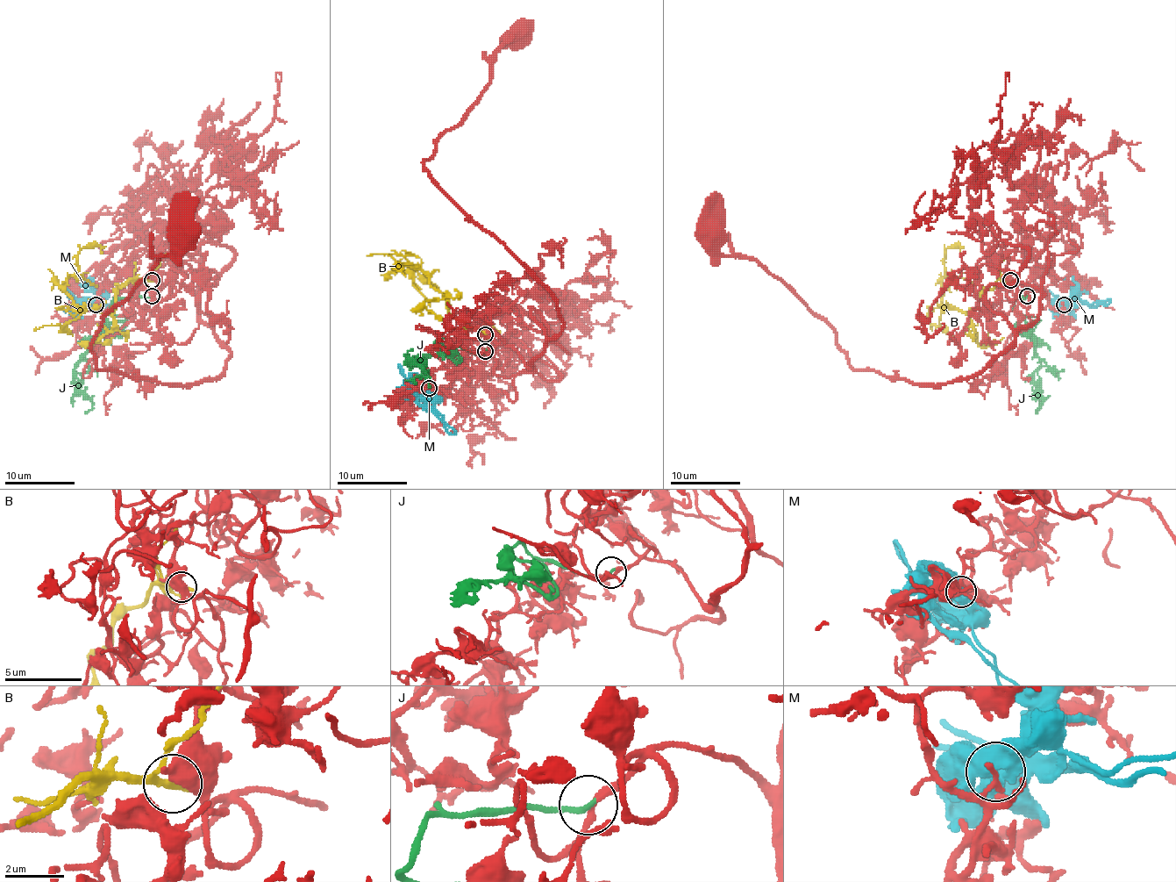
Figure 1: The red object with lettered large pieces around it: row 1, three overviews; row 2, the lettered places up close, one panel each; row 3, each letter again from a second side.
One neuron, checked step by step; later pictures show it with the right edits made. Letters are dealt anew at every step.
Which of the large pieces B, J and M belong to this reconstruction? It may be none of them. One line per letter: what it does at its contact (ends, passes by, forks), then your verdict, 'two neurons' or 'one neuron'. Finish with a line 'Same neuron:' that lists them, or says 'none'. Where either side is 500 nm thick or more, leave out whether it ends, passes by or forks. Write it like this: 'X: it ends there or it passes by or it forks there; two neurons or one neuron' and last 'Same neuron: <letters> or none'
B: two neurons
J: it ends there; one neuron
M: two neurons
Same neuron: J

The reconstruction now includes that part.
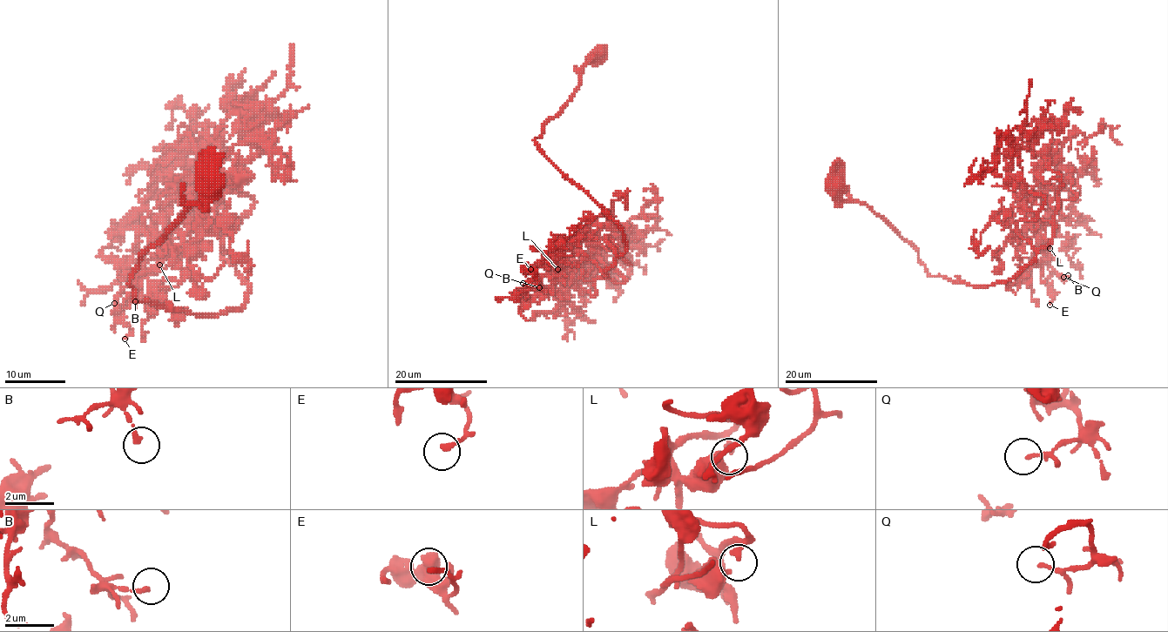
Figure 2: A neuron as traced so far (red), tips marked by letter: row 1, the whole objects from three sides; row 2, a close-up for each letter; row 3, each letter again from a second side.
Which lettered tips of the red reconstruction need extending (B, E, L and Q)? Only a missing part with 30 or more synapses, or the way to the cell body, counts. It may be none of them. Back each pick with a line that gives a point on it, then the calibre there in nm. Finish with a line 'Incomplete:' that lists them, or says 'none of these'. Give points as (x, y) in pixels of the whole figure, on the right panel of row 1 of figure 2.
Incomplete: none of these

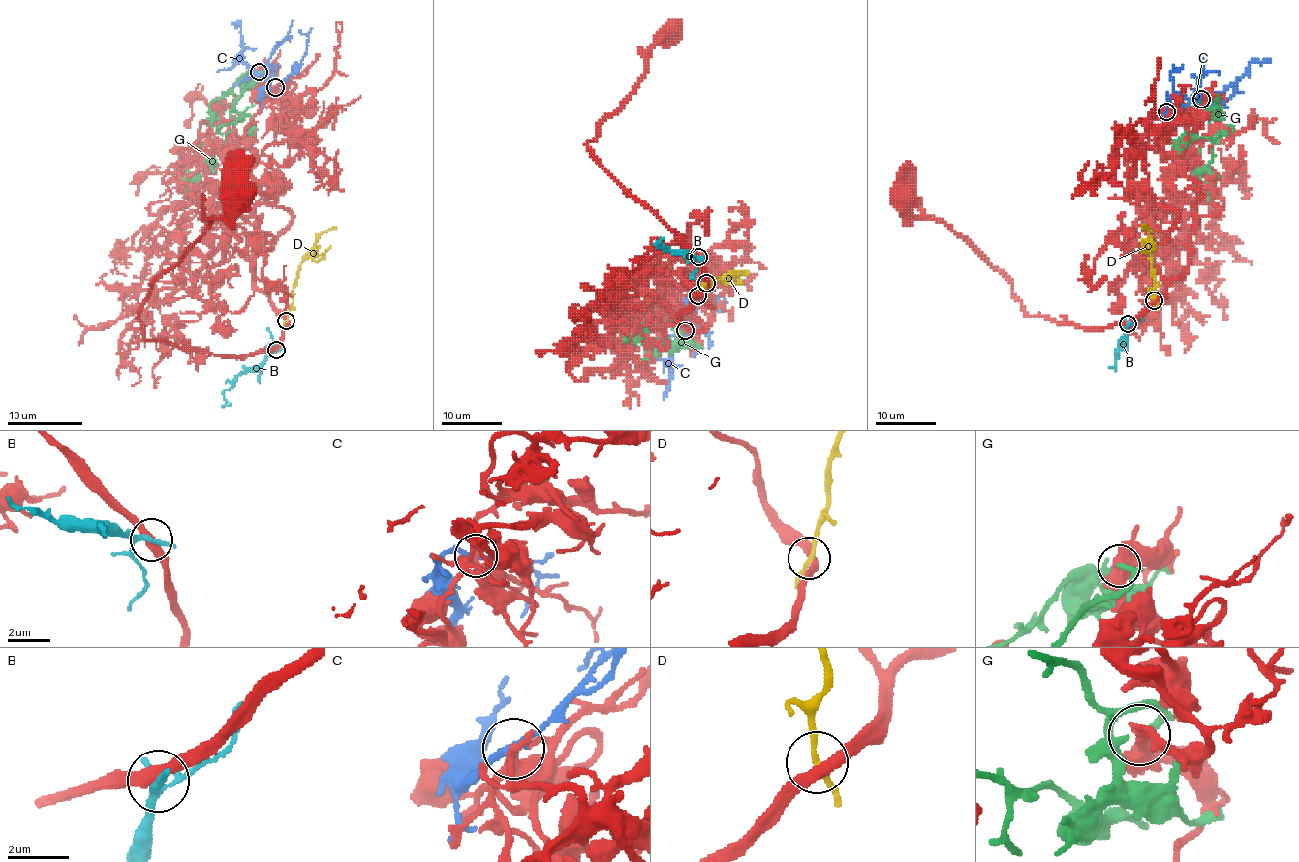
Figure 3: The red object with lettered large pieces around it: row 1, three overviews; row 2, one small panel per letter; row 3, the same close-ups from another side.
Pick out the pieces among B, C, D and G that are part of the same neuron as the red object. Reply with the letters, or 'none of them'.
none of them

